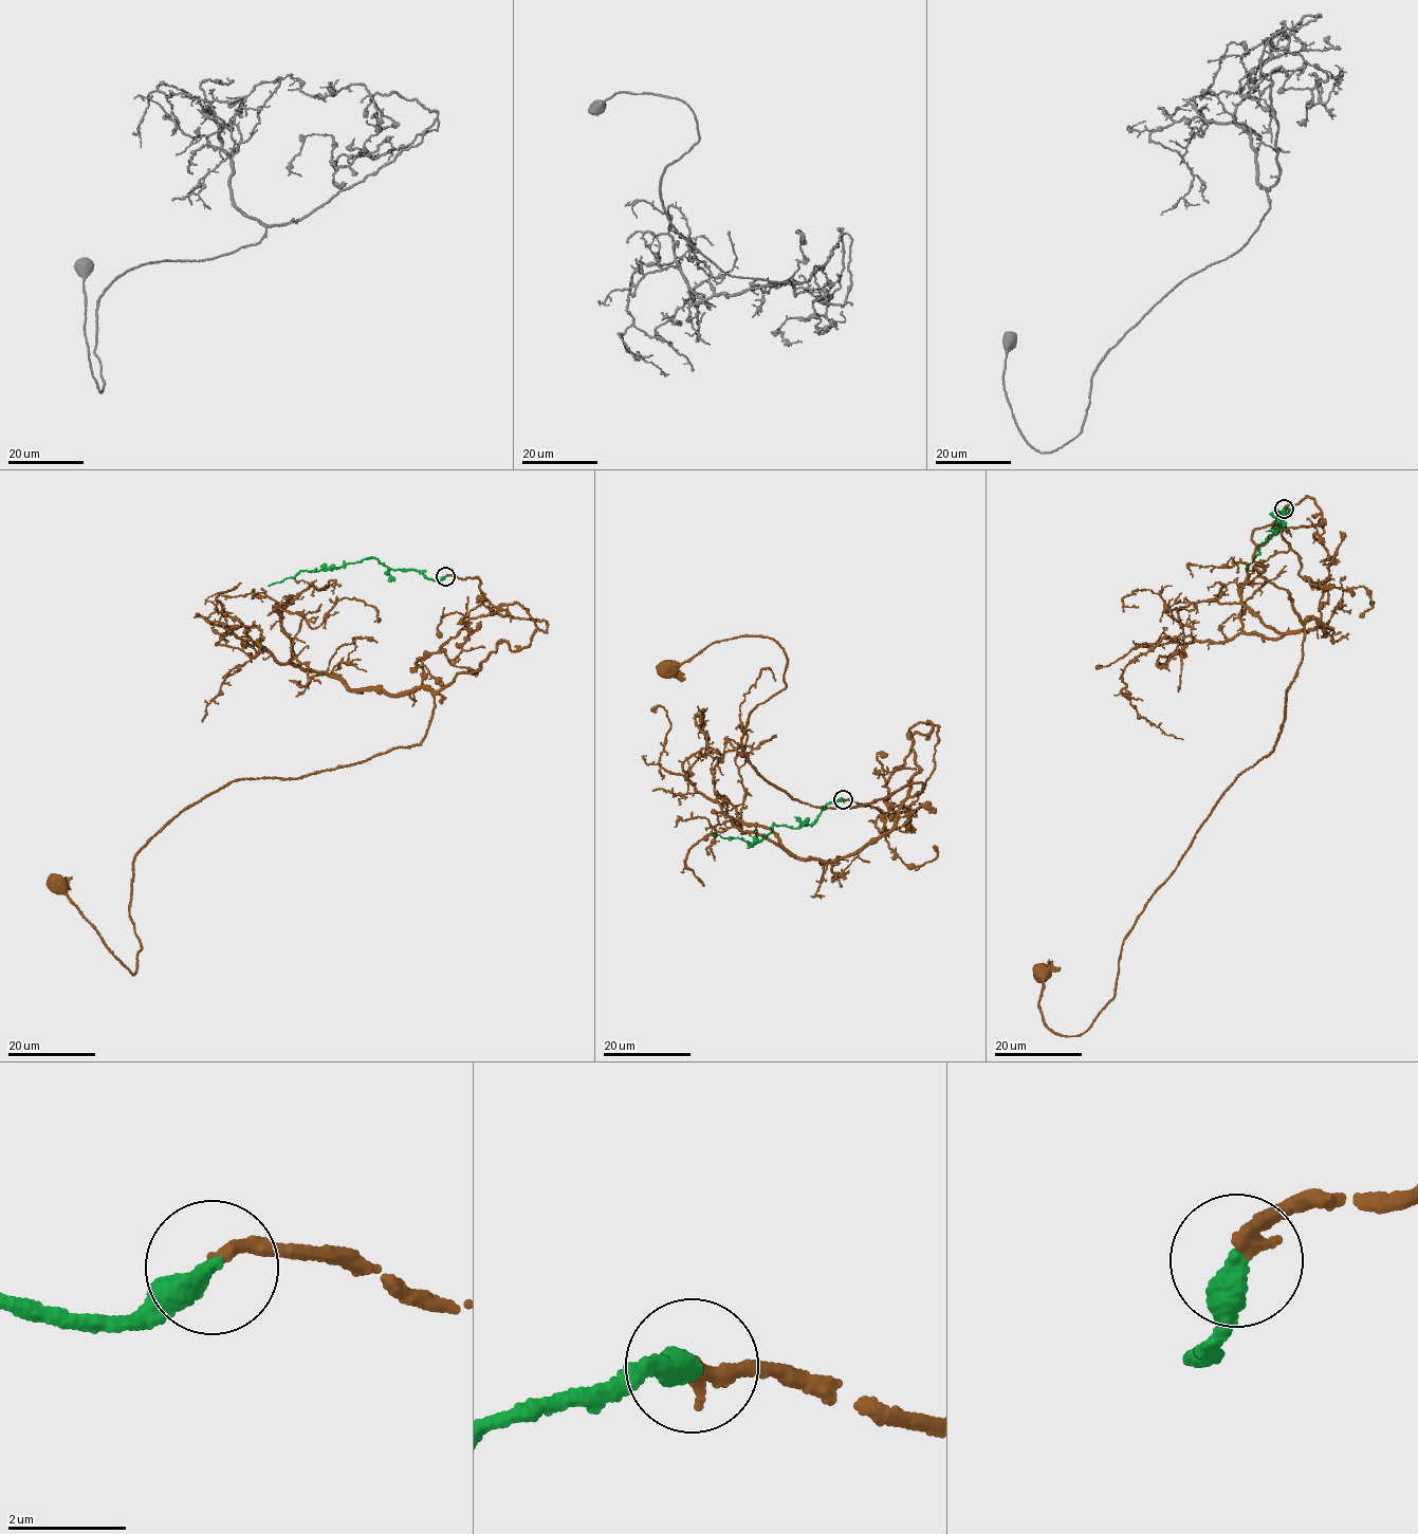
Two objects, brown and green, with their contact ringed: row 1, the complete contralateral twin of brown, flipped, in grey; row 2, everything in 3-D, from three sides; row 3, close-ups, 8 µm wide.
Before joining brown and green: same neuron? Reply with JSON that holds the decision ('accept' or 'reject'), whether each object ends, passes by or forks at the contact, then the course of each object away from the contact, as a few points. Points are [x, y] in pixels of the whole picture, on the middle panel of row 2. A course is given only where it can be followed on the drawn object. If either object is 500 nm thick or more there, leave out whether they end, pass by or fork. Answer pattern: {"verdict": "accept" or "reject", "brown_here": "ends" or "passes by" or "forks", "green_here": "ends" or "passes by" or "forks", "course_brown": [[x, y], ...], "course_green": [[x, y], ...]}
{"verdict": "accept", "brown_here": "ends", "green_here": "ends", "course_brown": [[843, 799], [906, 809], [937, 726], [923, 791], [810, 806], [741, 739], [776, 642], [665, 668]], "course_green": [[842, 799], [824, 808], [810, 825], [795, 828], [774, 825], [761, 841], [752, 843], [713, 835]]}

